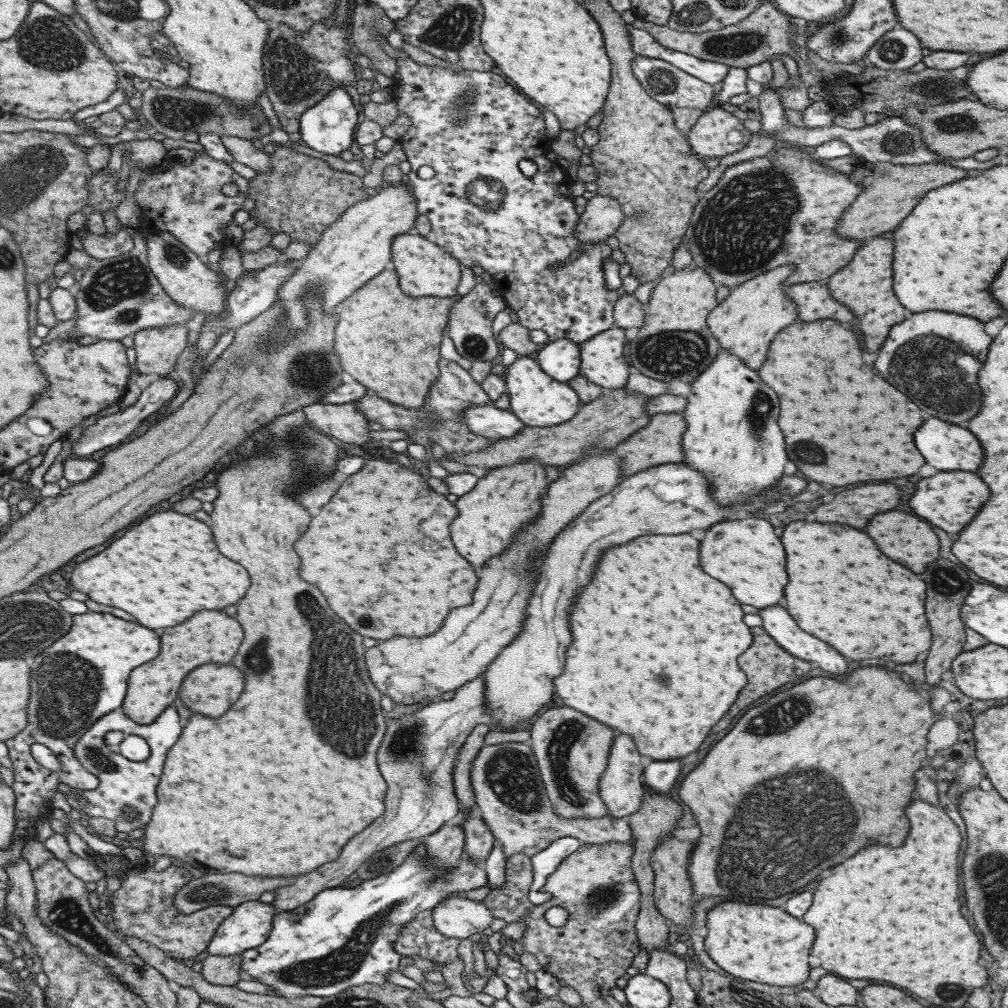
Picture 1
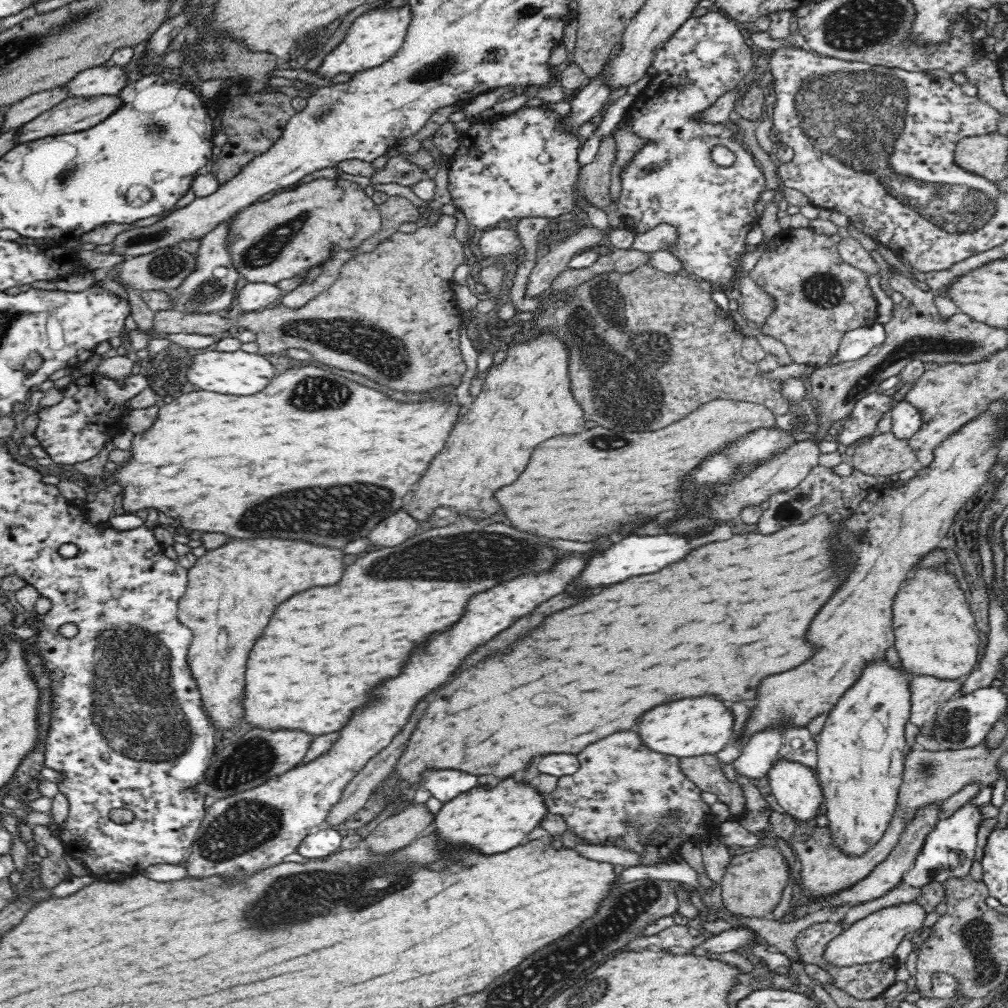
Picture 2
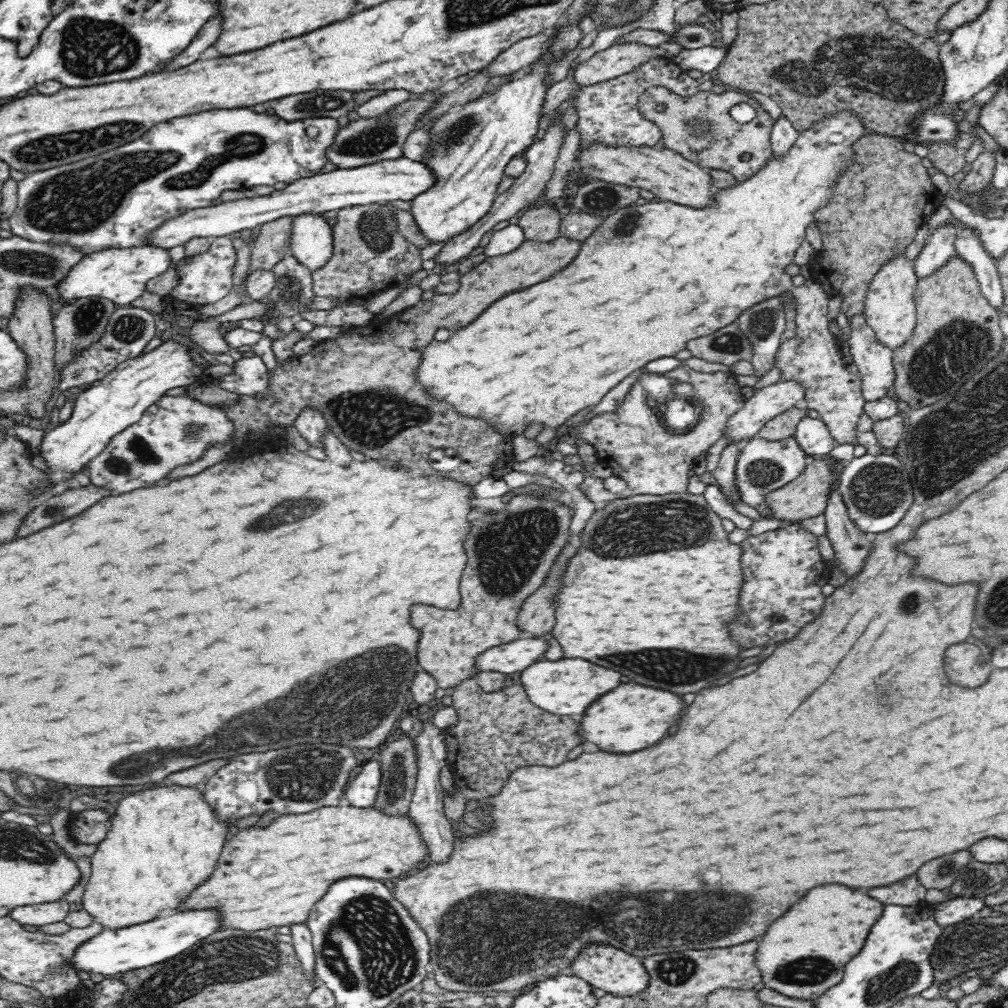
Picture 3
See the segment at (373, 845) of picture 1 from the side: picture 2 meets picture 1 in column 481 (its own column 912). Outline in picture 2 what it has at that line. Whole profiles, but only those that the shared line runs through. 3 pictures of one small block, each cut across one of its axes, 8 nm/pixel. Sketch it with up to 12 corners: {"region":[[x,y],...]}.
{"region":[[914,675],[909,722],[932,722],[941,704],[964,688],[964,678]]}

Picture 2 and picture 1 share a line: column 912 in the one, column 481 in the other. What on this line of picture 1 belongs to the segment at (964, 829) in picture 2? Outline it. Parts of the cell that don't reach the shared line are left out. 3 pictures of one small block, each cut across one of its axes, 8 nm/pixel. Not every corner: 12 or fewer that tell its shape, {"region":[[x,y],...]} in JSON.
{"region":[[419,842],[391,872],[275,912],[242,977],[277,998],[387,983],[403,925],[487,884]]}

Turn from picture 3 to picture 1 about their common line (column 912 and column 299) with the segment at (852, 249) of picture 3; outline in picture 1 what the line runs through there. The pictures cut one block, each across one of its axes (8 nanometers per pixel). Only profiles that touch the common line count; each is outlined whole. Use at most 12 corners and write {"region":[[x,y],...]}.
{"region":[[277,146],[249,218],[307,246],[367,200],[356,175]]}

